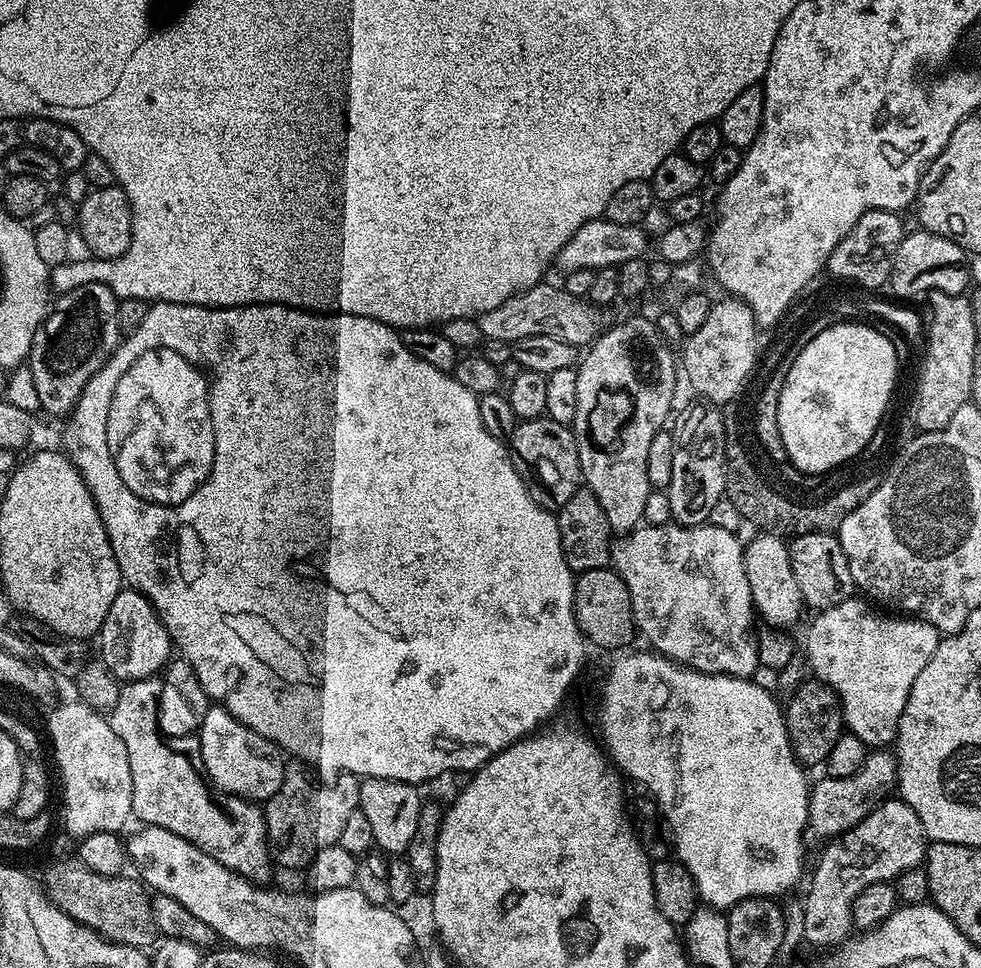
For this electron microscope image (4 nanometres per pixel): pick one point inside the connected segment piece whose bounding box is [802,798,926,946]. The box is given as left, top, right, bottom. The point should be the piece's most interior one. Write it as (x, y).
(890, 840)

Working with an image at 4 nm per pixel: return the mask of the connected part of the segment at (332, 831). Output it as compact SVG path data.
M292 762L287 765L282 786L278 786L278 794L271 796L266 801L266 819L268 821L268 847L272 853L272 859L277 865L284 868L307 869L308 865L318 854L318 850L326 850L326 846L339 844L342 829L350 814L357 812L360 806L360 780L347 774L337 775L329 784L323 784L311 776L313 773L300 762Z

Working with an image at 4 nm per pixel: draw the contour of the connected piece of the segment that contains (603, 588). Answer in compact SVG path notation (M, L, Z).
M615 567L586 570L576 576L574 610L581 632L591 643L593 640L600 648L624 650L631 645L628 643L632 639L637 639L638 629L632 609L632 595Z

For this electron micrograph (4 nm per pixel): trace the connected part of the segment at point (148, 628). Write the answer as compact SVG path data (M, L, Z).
M121 590L114 602L110 602L110 610L106 610L106 618L98 633L99 640L99 659L121 682L157 675L174 652L172 639L154 606L143 594L131 590Z

